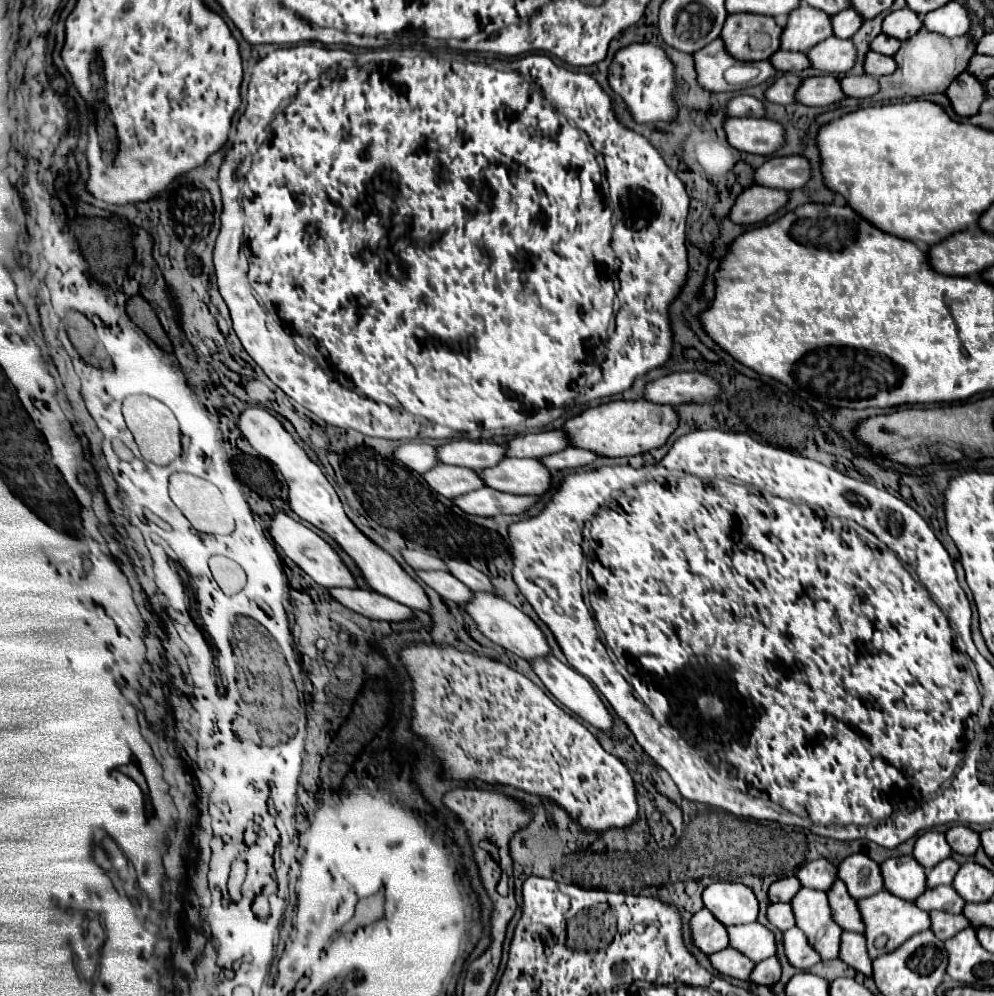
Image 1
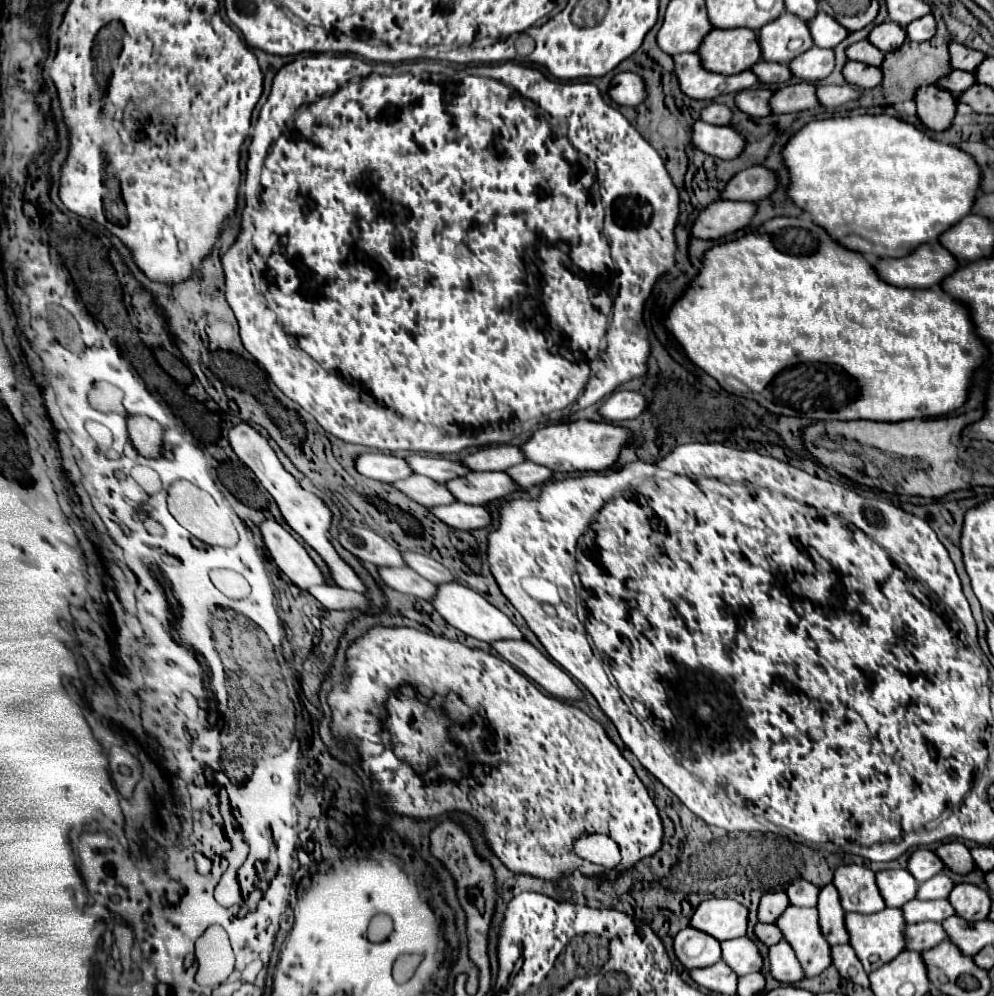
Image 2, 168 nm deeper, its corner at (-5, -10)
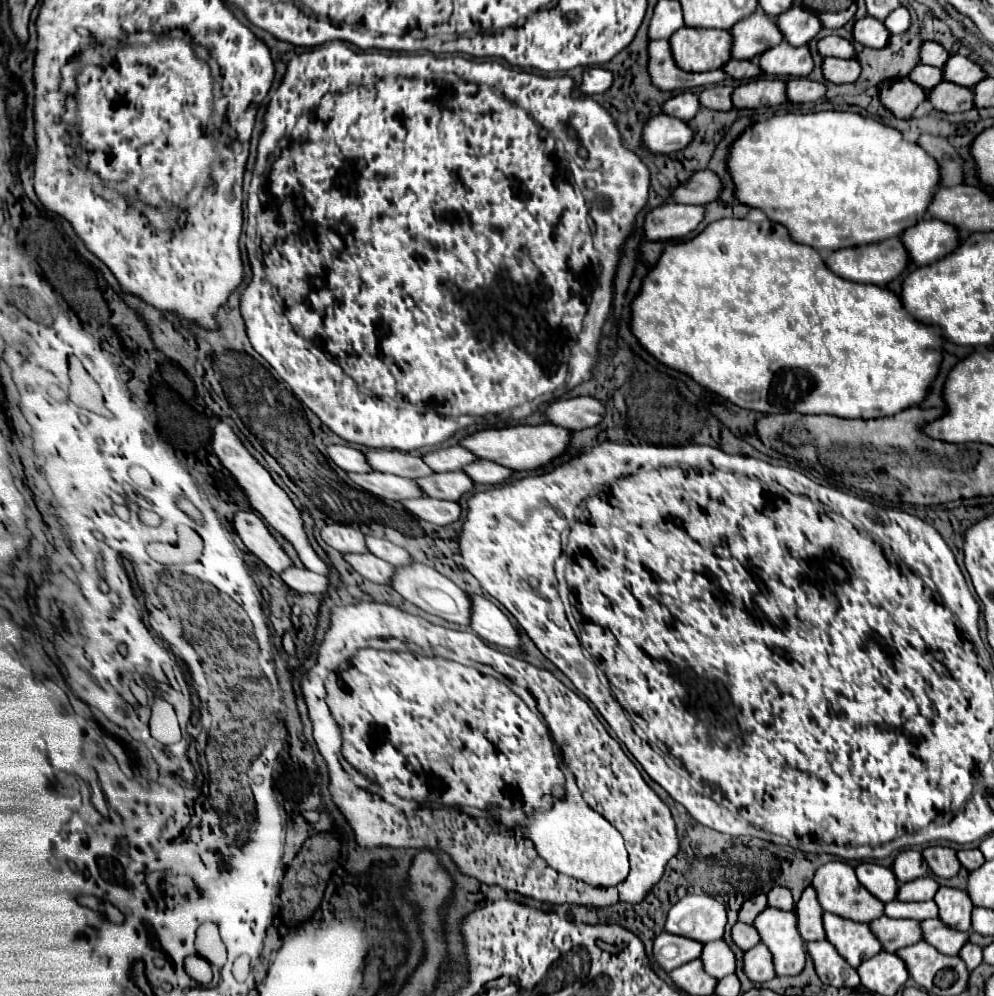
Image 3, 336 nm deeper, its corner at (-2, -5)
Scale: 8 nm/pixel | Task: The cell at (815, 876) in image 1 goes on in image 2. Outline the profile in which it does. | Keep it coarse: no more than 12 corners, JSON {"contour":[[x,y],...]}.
{"contour":[[796,881],[786,889],[790,903],[816,907],[818,887]]}

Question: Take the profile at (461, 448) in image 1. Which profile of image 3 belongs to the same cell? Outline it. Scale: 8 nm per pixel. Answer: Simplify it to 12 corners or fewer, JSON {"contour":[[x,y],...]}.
{"contour":[[367,450],[375,472],[403,478],[431,474],[419,456],[399,450]]}

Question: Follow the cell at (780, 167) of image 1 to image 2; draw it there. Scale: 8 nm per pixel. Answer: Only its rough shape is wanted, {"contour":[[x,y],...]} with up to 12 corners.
{"contour":[[764,165],[736,173],[722,199],[760,201],[780,187]]}

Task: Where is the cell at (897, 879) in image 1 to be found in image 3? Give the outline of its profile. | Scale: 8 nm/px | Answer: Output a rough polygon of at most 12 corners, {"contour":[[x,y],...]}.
{"contour":[[861,862],[857,880],[881,902],[897,896],[891,868]]}

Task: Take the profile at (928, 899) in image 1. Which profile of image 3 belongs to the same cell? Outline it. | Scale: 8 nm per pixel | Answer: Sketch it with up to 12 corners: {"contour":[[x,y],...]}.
{"contour":[[887,902],[885,916],[927,920],[937,918],[937,904]]}

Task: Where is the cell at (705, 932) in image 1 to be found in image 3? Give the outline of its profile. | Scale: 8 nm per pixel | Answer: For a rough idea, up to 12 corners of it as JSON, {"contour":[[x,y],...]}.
{"contour":[[657,934],[653,958],[671,972],[699,958],[703,944]]}

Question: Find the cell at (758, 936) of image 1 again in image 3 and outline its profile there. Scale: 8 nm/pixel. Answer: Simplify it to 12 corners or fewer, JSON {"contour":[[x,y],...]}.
{"contour":[[723,940],[705,944],[703,970],[717,980],[735,972],[735,954]]}

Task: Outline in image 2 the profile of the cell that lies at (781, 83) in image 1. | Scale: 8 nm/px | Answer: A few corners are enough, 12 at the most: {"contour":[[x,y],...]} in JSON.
{"contour":[[774,89],[738,93],[736,105],[748,115],[768,117]]}

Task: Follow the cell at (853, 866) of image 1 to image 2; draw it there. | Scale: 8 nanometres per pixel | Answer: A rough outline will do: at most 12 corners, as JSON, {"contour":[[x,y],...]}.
{"contour":[[838,867],[832,883],[845,912],[886,907],[874,871]]}

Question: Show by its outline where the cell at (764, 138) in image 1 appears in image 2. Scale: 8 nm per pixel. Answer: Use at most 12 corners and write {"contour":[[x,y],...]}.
{"contour":[[694,123],[692,141],[700,151],[736,159],[748,145],[730,125]]}

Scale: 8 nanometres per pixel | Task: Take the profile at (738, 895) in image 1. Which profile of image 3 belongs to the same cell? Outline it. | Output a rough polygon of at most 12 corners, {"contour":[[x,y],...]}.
{"contour":[[685,896],[665,930],[701,944],[719,940],[727,912],[711,896]]}

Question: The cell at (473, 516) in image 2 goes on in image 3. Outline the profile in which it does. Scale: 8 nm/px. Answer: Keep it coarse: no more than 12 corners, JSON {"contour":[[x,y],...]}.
{"contour":[[421,496],[401,500],[413,516],[447,526],[459,520],[457,502]]}

